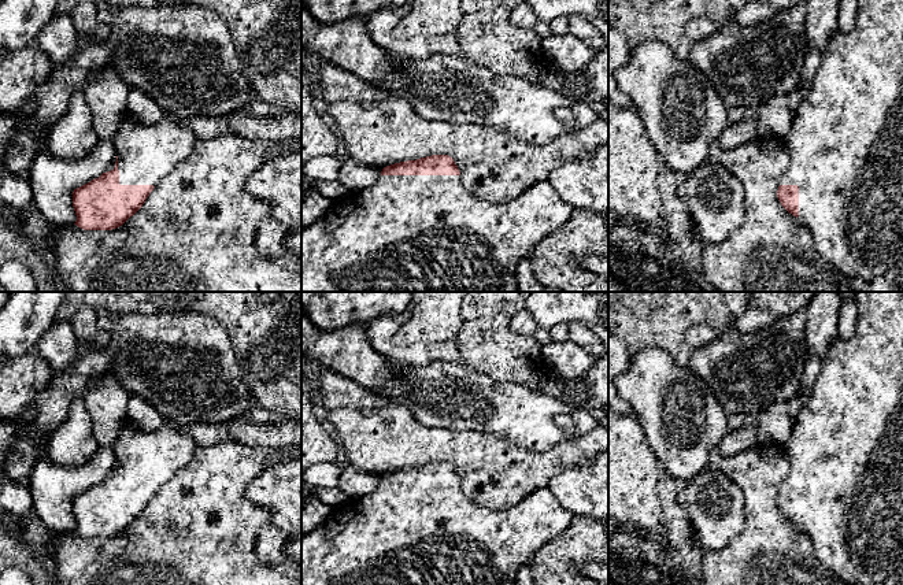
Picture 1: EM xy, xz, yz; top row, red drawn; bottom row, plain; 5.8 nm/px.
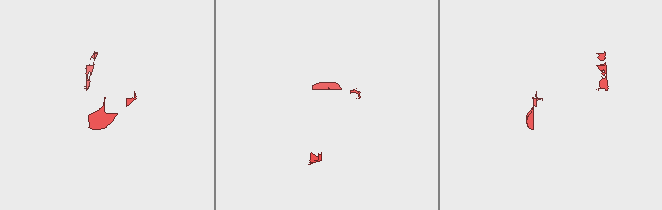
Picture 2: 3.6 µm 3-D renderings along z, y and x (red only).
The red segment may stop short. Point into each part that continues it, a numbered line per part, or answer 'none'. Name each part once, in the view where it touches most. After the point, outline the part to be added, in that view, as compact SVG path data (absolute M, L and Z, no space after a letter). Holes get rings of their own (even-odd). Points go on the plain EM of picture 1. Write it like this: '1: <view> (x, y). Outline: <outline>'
1: xz (403, 533). Outline: M380 482L367 496L351 497L333 508L327 519L301 536L301 585L517 585L517 573L545 545L563 536L574 515L562 507L548 488L534 490L511 508L495 511L470 500L460 482Z

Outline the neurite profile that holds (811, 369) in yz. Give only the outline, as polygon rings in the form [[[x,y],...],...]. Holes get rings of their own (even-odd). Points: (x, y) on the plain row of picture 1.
[[[811,356],[810,360],[804,364],[804,371],[802,374],[802,385],[796,395],[796,397],[803,393],[811,390],[819,371],[821,371],[822,360],[817,356]]]

